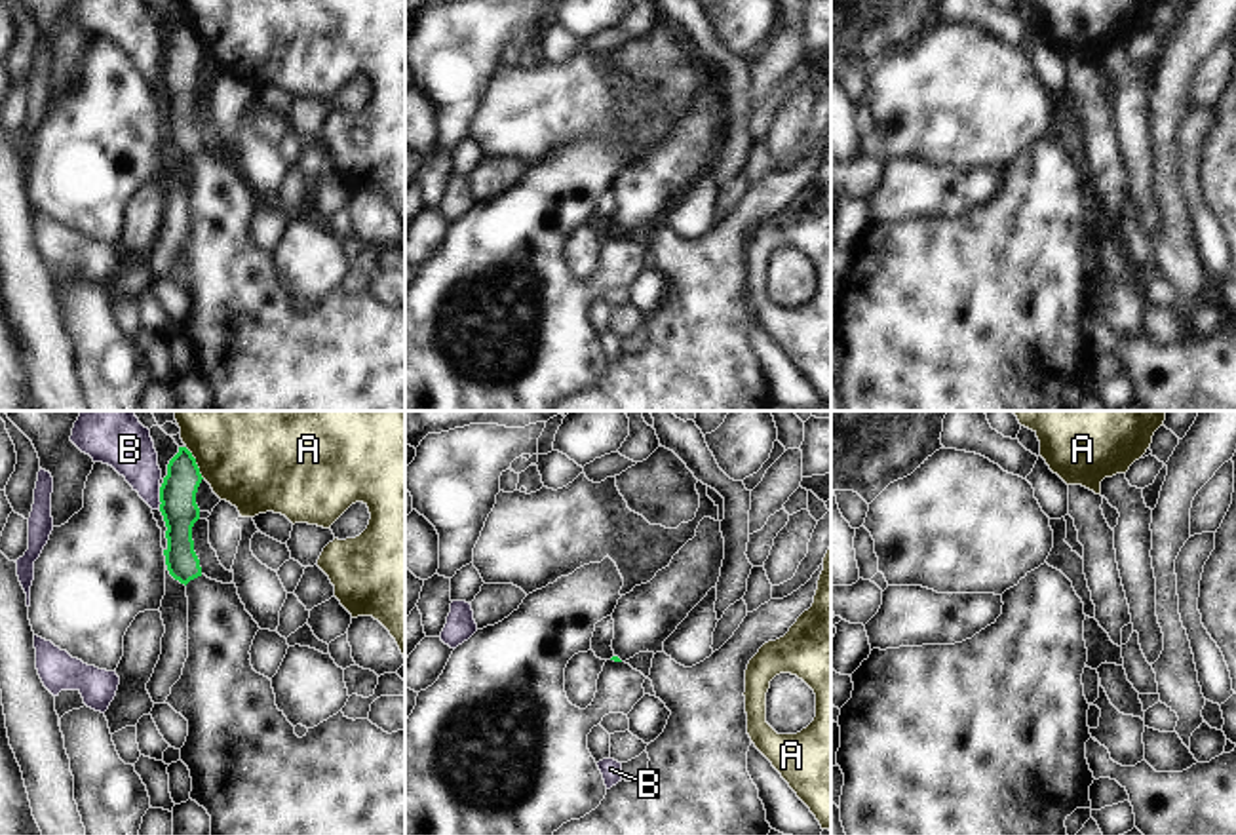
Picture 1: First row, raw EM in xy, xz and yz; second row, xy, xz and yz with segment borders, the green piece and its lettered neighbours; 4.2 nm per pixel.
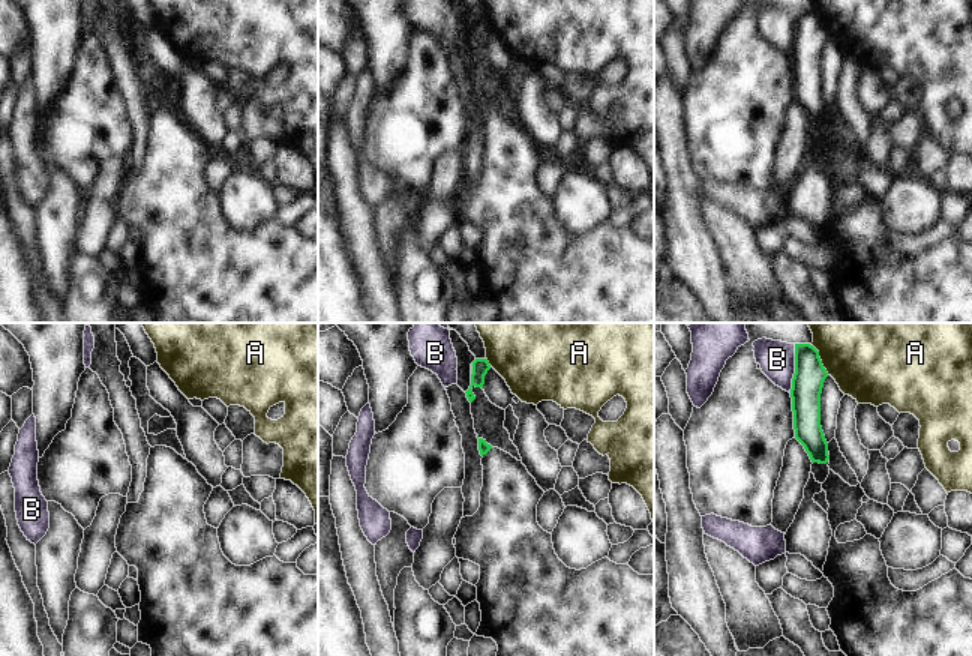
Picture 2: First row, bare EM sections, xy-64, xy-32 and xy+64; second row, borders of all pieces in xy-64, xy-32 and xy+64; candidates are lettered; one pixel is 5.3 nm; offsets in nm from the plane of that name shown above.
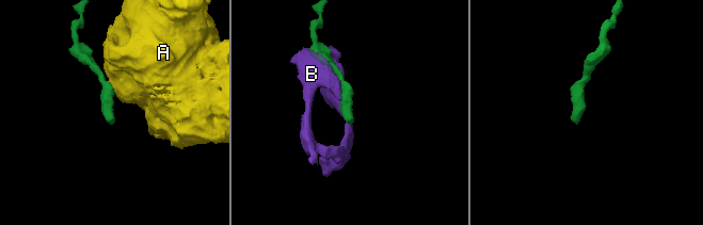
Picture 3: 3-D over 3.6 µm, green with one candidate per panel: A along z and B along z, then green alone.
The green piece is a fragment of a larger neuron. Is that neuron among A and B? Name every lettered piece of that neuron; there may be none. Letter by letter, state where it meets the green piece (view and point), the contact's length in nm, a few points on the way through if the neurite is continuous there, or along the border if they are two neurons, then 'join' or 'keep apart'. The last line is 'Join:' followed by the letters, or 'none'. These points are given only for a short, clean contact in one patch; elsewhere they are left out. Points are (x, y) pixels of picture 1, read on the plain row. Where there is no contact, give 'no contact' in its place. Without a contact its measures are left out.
A: contact xy (194, 37); length 160 nm; border xy (185, 21), (204, 52); keep apart
B: contact xy (160, 73); length 100 nm; keep apart
Join: none

